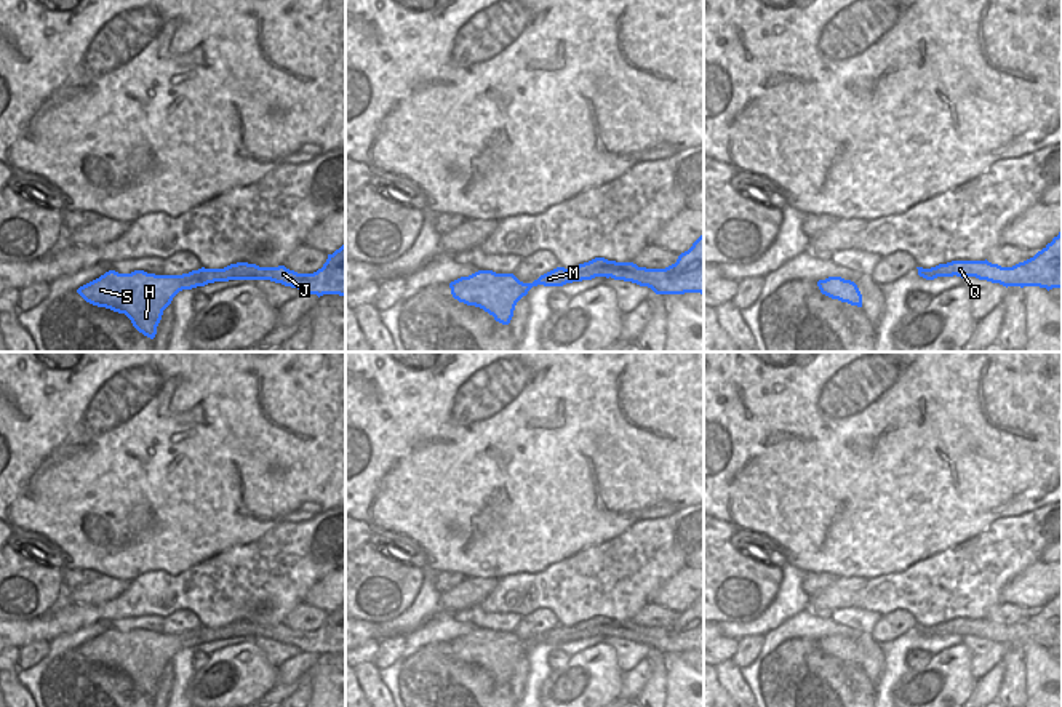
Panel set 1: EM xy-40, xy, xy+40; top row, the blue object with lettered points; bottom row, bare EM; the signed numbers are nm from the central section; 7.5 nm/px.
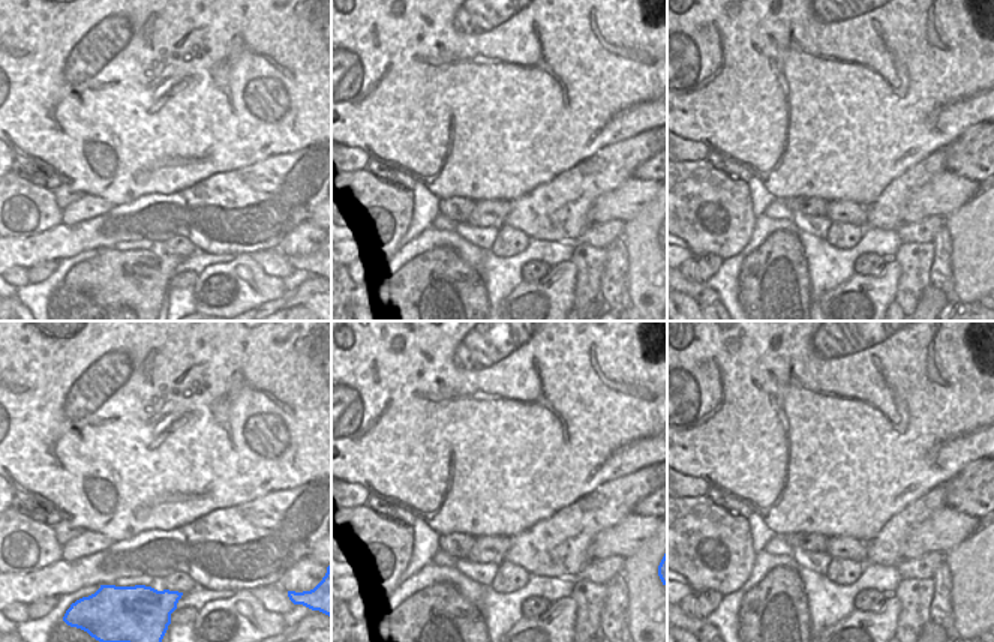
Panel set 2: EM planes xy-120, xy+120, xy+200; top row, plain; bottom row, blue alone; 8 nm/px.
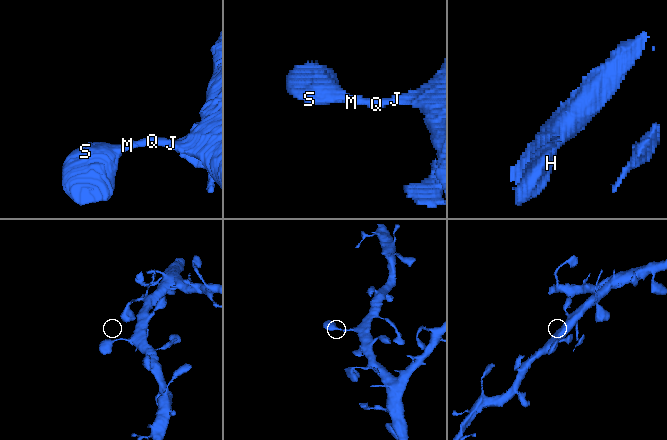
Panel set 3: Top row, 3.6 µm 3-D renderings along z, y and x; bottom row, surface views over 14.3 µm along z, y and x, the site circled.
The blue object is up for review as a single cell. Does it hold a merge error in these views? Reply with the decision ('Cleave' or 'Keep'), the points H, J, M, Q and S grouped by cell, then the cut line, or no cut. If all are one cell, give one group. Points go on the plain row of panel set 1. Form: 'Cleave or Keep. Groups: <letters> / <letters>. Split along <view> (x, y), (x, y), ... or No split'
Keep. Groups: H J M Q S. No split

